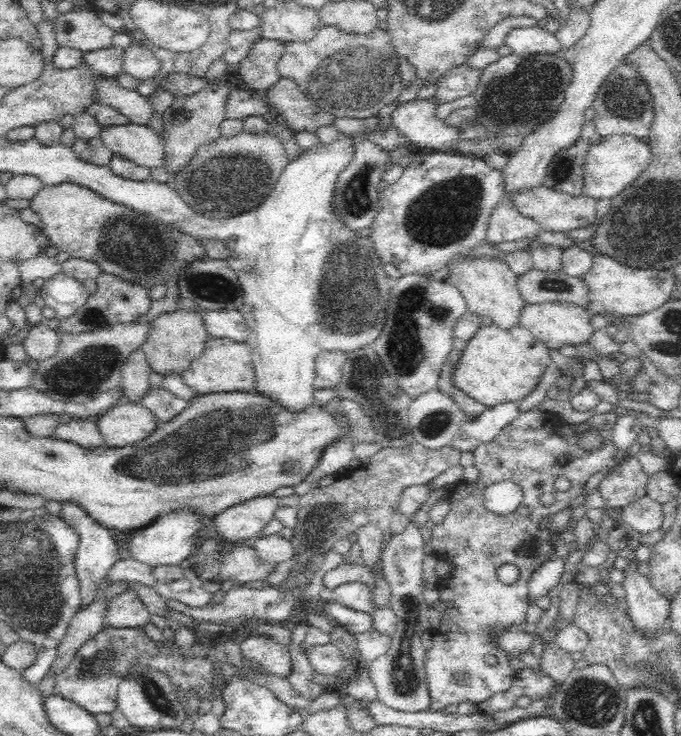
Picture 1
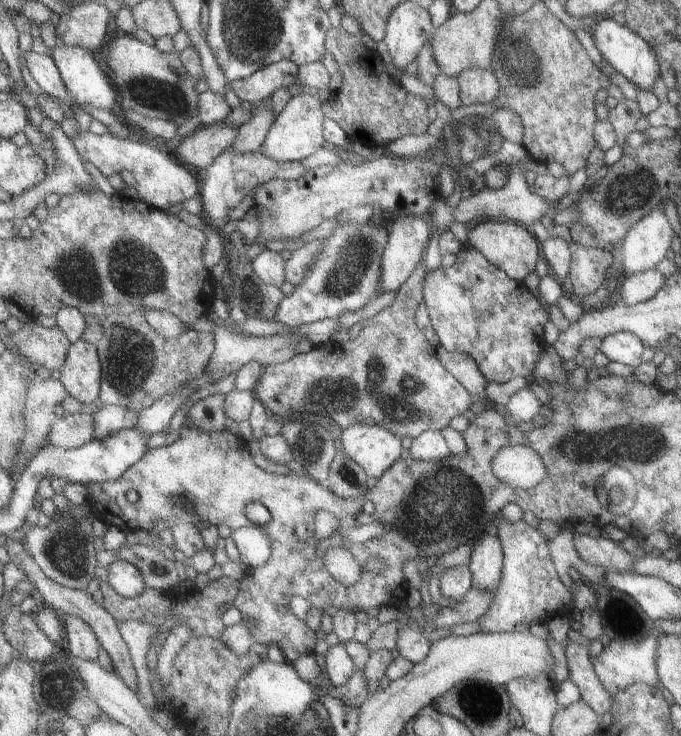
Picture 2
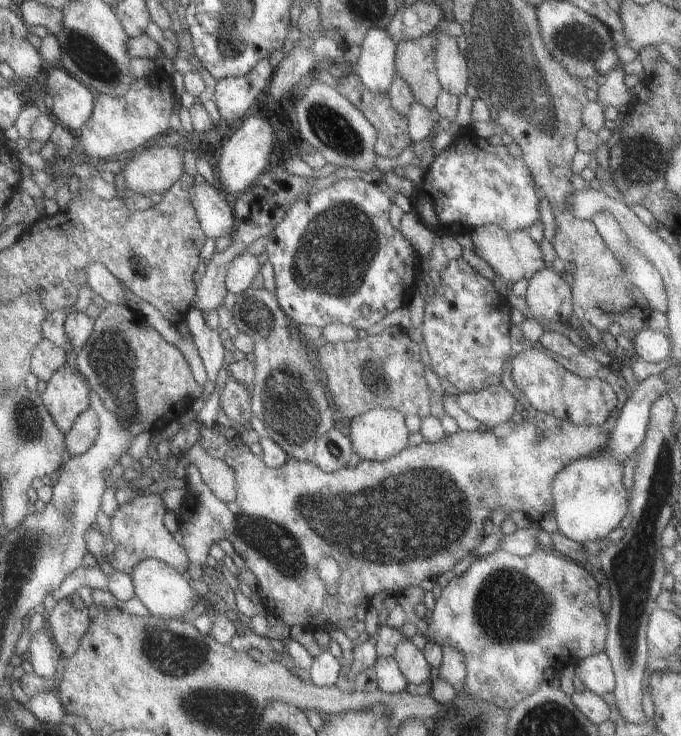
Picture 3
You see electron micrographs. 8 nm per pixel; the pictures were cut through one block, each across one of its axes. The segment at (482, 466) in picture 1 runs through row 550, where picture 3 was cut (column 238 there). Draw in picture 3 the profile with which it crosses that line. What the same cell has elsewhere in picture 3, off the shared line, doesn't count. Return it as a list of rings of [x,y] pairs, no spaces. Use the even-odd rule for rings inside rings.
[[[536,412],[536,418],[532,416],[530,420],[517,418],[512,423],[512,431],[506,437],[497,437],[491,429],[487,429],[482,432],[478,431],[462,431],[459,429],[455,434],[444,436],[439,442],[424,442],[419,446],[409,445],[404,448],[402,452],[392,456],[387,460],[376,461],[376,460],[361,460],[356,467],[344,466],[344,468],[338,468],[333,472],[323,472],[320,468],[317,468],[312,461],[302,461],[297,459],[289,459],[286,464],[282,464],[280,468],[269,468],[265,465],[260,458],[257,458],[246,446],[245,436],[241,429],[232,429],[215,422],[212,426],[206,426],[199,420],[199,439],[198,442],[202,442],[202,446],[206,448],[206,452],[210,456],[214,456],[214,459],[222,460],[224,464],[232,468],[235,484],[236,484],[236,497],[231,502],[222,502],[214,496],[212,488],[204,482],[203,475],[199,470],[199,467],[195,463],[190,463],[187,466],[187,480],[185,483],[185,498],[180,503],[179,521],[180,528],[183,532],[185,545],[178,544],[178,540],[174,538],[174,534],[168,531],[166,528],[166,513],[171,505],[167,499],[167,493],[164,494],[140,494],[137,498],[133,499],[131,503],[121,505],[118,510],[113,514],[111,518],[110,535],[112,536],[113,542],[116,544],[117,549],[115,550],[116,556],[112,560],[111,565],[121,572],[132,574],[138,564],[145,563],[149,559],[158,559],[170,564],[173,568],[178,568],[182,573],[188,573],[190,578],[193,580],[203,580],[204,578],[204,565],[207,565],[208,555],[210,555],[210,548],[214,544],[218,543],[220,538],[227,539],[232,545],[236,553],[240,555],[250,570],[254,573],[257,584],[257,593],[260,595],[262,604],[265,606],[265,610],[272,614],[276,618],[283,620],[289,627],[294,625],[301,625],[307,632],[315,632],[317,630],[330,631],[335,628],[349,628],[354,625],[356,621],[356,610],[364,603],[370,601],[371,597],[378,596],[380,592],[386,592],[388,595],[395,597],[401,597],[409,587],[416,587],[422,583],[422,581],[428,578],[434,578],[434,576],[440,577],[444,572],[452,570],[452,568],[465,556],[474,552],[476,548],[481,544],[483,538],[486,536],[484,532],[485,522],[491,518],[492,512],[496,508],[504,508],[509,512],[523,512],[529,520],[539,521],[543,514],[552,511],[552,480],[556,478],[556,474],[566,466],[570,464],[574,458],[580,458],[580,456],[589,456],[598,452],[600,448],[604,448],[606,440],[608,440],[608,434],[612,426],[614,426],[614,415],[611,415],[606,422],[602,422],[599,426],[593,425],[574,425],[566,420],[556,418],[556,416],[548,415],[547,413]],[[332,556],[334,560],[338,562],[342,575],[340,576],[341,588],[336,588],[336,594],[330,594],[326,588],[324,588],[324,582],[320,580],[318,576],[318,562]]]

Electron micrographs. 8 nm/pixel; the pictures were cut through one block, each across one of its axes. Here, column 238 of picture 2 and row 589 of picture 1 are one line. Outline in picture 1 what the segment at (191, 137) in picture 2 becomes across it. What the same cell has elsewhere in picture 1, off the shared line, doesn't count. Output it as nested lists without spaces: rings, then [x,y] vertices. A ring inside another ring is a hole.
[[[131,588],[110,598],[103,615],[105,626],[111,628],[144,628],[150,623],[149,610]]]

